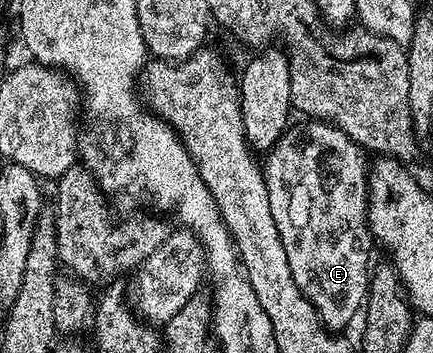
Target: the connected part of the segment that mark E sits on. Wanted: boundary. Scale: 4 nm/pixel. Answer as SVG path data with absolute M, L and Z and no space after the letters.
M301 120L301 122L296 126L296 124L290 125L286 129L285 133L282 134L281 138L273 145L273 149L268 151L267 157L269 159L264 159L263 169L265 171L265 183L267 184L267 196L271 200L271 216L275 216L275 228L279 228L279 240L283 240L283 249L287 252L287 264L291 264L291 276L295 276L295 284L299 284L299 292L303 292L303 296L307 296L307 300L311 300L311 304L319 312L321 321L329 327L330 330L337 332L340 331L340 326L345 326L353 317L360 315L362 313L363 307L365 305L366 297L369 293L369 276L371 273L371 261L369 262L369 253L372 252L373 246L375 247L375 239L373 233L369 230L369 167L370 163L365 162L365 157L367 157L366 151L362 147L358 146L356 142L352 142L351 139L347 137L337 126L330 123L323 122L320 120Z

